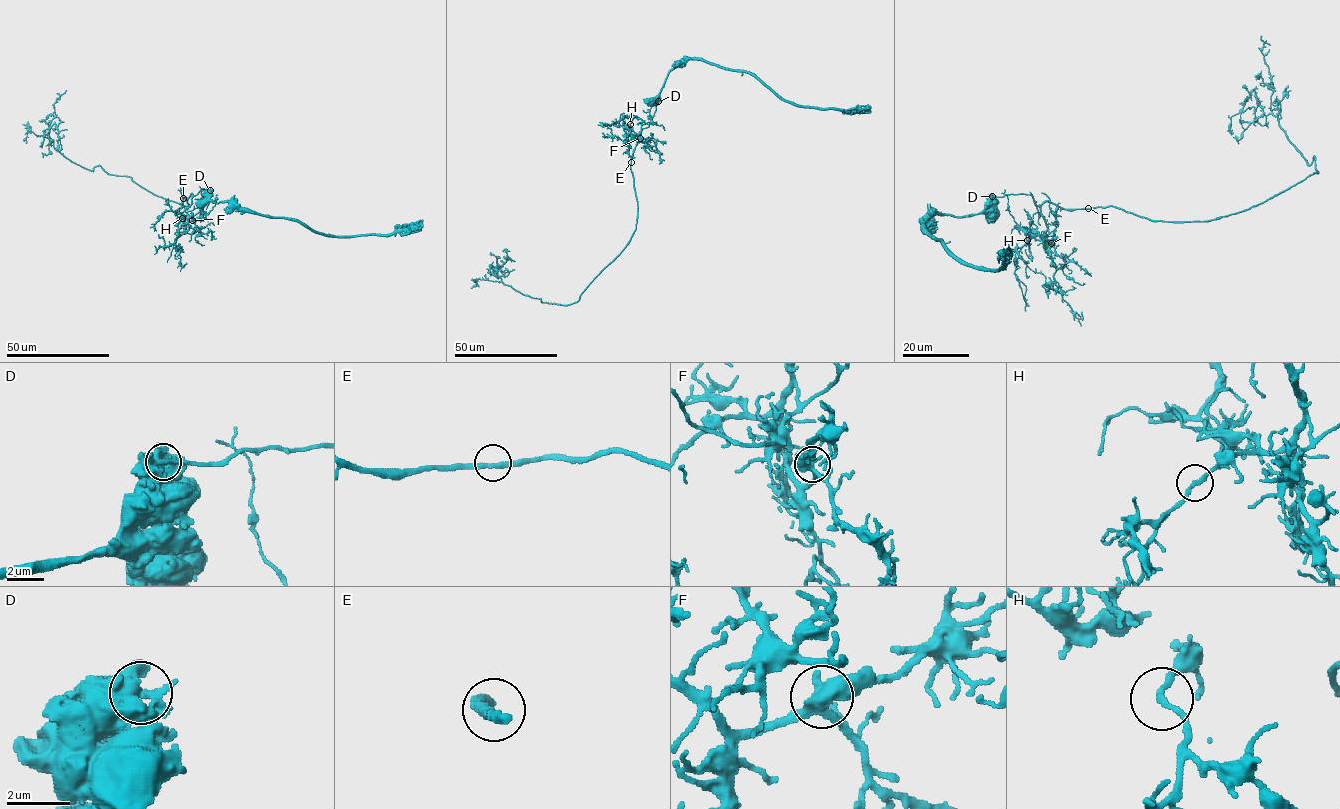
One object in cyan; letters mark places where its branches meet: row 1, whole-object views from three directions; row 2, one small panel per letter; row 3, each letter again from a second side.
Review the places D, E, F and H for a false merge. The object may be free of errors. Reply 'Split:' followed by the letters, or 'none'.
Split: D

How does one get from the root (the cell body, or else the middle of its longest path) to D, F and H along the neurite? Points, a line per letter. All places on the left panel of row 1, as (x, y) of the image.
D: (183, 198), (191, 193), (196, 195), (201, 189), (210, 190)
F: (183, 198), (192, 194), (191, 203), (181, 215), (186, 222), (192, 220)
H: (183, 198), (192, 194), (191, 203), (181, 218)

